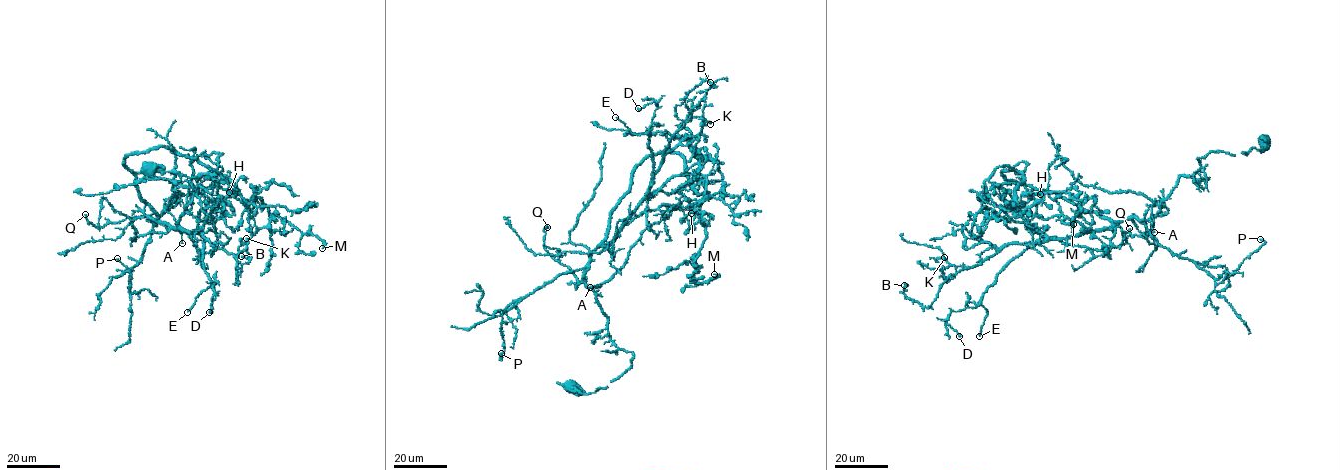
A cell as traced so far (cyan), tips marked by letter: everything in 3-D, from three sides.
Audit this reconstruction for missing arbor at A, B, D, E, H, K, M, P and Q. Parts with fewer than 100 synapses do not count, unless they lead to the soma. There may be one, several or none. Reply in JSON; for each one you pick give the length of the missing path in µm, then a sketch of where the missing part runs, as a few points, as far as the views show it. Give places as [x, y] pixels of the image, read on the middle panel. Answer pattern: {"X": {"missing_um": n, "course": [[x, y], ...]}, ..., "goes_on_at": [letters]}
{"goes_on_at": []}

